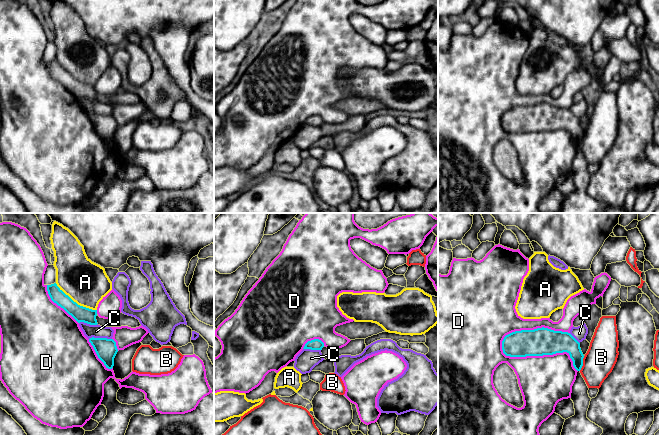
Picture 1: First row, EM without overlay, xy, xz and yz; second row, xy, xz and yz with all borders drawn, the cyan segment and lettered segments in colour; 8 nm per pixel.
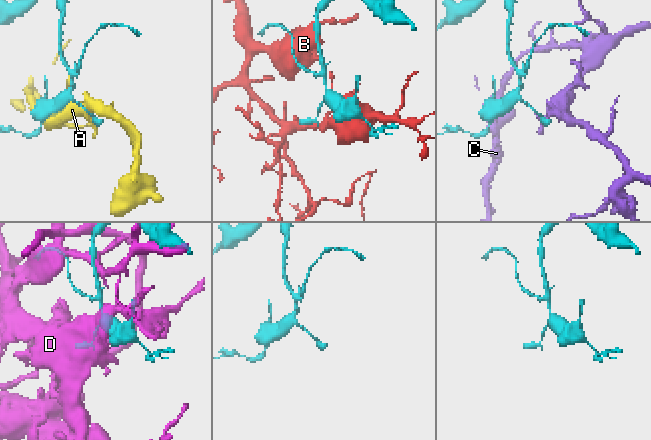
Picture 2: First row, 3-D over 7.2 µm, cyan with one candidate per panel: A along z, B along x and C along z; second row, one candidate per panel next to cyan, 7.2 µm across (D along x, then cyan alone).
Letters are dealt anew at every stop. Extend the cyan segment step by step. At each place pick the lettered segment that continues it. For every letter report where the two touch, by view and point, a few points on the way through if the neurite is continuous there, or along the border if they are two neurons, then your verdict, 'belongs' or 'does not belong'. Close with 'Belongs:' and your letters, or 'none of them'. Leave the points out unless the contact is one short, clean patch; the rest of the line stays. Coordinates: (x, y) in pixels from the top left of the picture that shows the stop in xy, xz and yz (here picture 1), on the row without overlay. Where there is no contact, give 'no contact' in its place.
A: xy (75, 78) | does not belong
B: yz (582, 139) | does not belong
C: xy (100, 114) | along xy (111, 114), (91, 113), (89, 115) | does not belong
D: yz (539, 131) | does not belong
Belongs: none of them

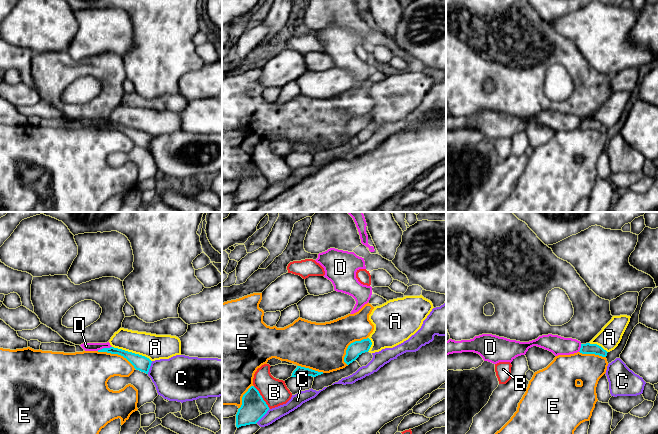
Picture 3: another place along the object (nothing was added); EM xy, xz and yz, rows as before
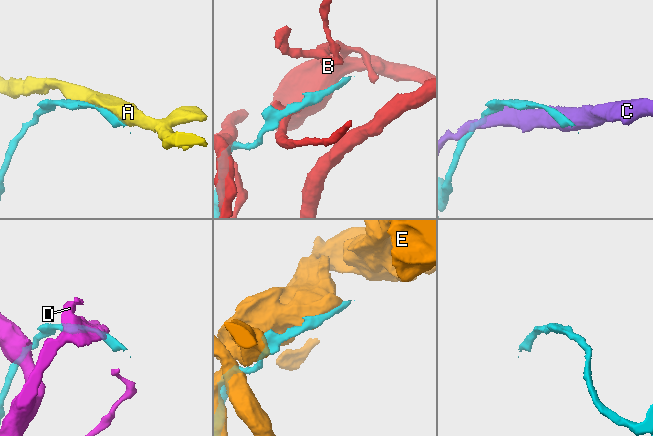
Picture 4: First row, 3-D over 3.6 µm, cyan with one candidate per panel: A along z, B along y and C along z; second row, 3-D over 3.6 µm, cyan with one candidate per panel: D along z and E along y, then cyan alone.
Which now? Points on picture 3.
A: xy (131, 128) | does not belong
B: xz (261, 173) | does not belong
C: xz (263, 191) | does not belong
D: xy (104, 124) | along xy (111, 122), (97, 126) | does not belong
E: xy (116, 129) | does not belong
Belongs: none of them

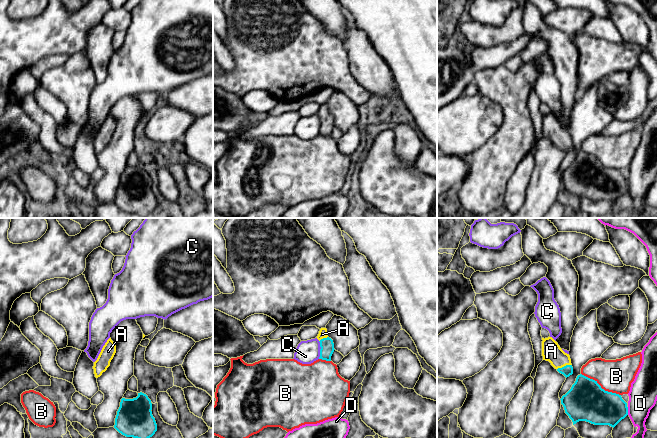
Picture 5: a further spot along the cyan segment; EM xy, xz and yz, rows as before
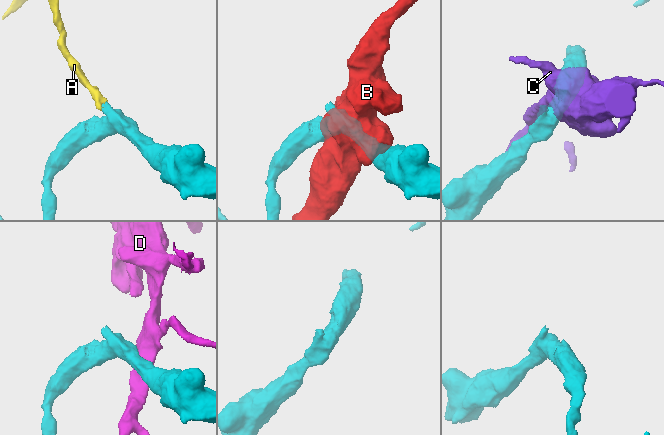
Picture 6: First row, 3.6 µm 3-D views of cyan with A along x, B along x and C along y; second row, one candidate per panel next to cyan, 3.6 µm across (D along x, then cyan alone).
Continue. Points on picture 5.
A: yz (564, 142) | across yz (567, 146), (564, 142), (551, 127) | belongs
B: yz (600, 163) | does not belong
C: xz (320, 126) | does not belong
D: yz (627, 187) | does not belong
Belongs: A

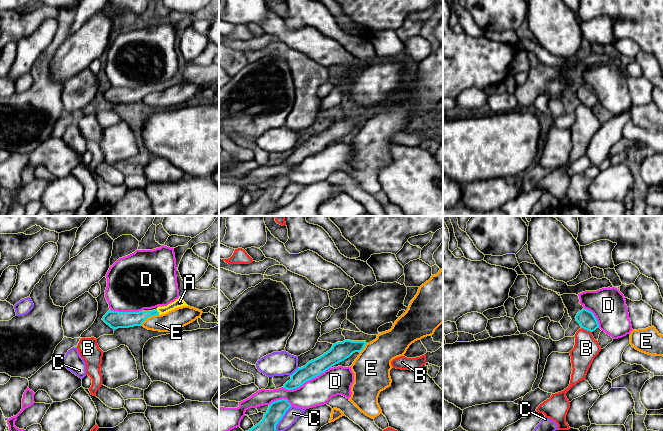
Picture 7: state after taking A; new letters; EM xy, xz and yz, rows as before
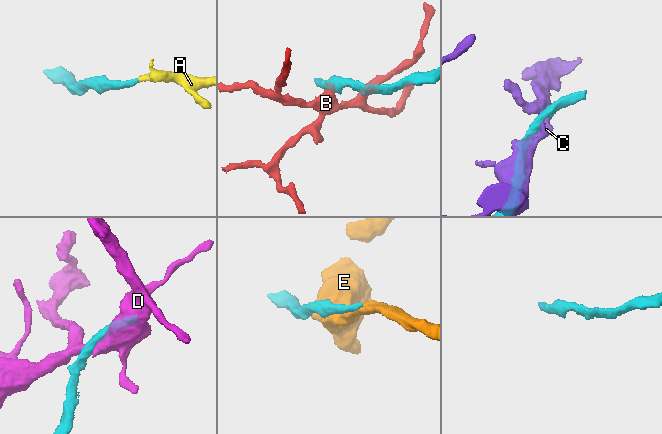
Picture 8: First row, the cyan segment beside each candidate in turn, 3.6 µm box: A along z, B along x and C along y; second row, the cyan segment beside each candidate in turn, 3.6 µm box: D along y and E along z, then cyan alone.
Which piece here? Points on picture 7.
A: xy (158, 88) | across xy (128, 95), (158, 88), (179, 78) | belongs
B: yz (586, 105) | along yz (581, 103), (591, 108) | does not belong
C: xz (281, 194) | does not belong
D: xz (306, 157) | does not belong
E: xy (149, 92) | does not belong
Belongs: A

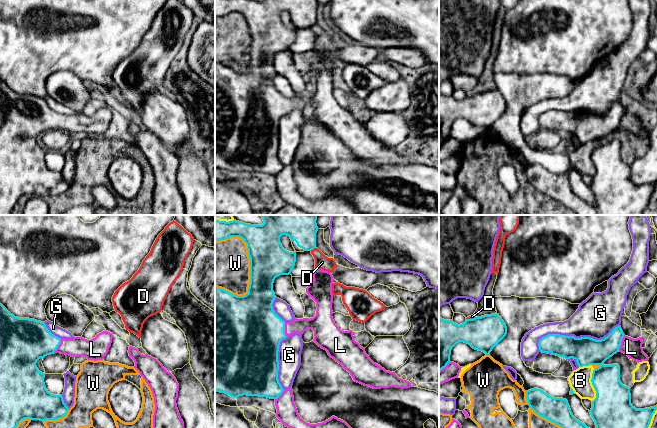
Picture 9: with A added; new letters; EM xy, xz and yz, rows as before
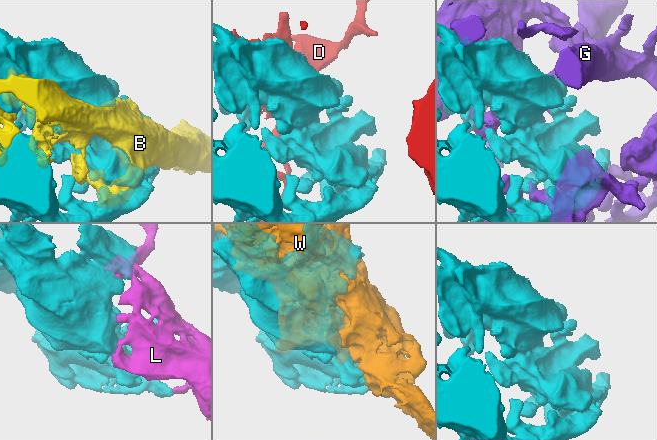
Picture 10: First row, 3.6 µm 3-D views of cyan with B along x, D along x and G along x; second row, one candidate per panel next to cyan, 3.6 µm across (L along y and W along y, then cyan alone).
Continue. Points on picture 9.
B: yz (592, 160) | does not belong
D: xz (312, 25) | does not belong
G: yz (574, 113) | does not belong
L: yz (620, 119) | belongs
W: xz (248, 30) | does not belong
Belongs: L

